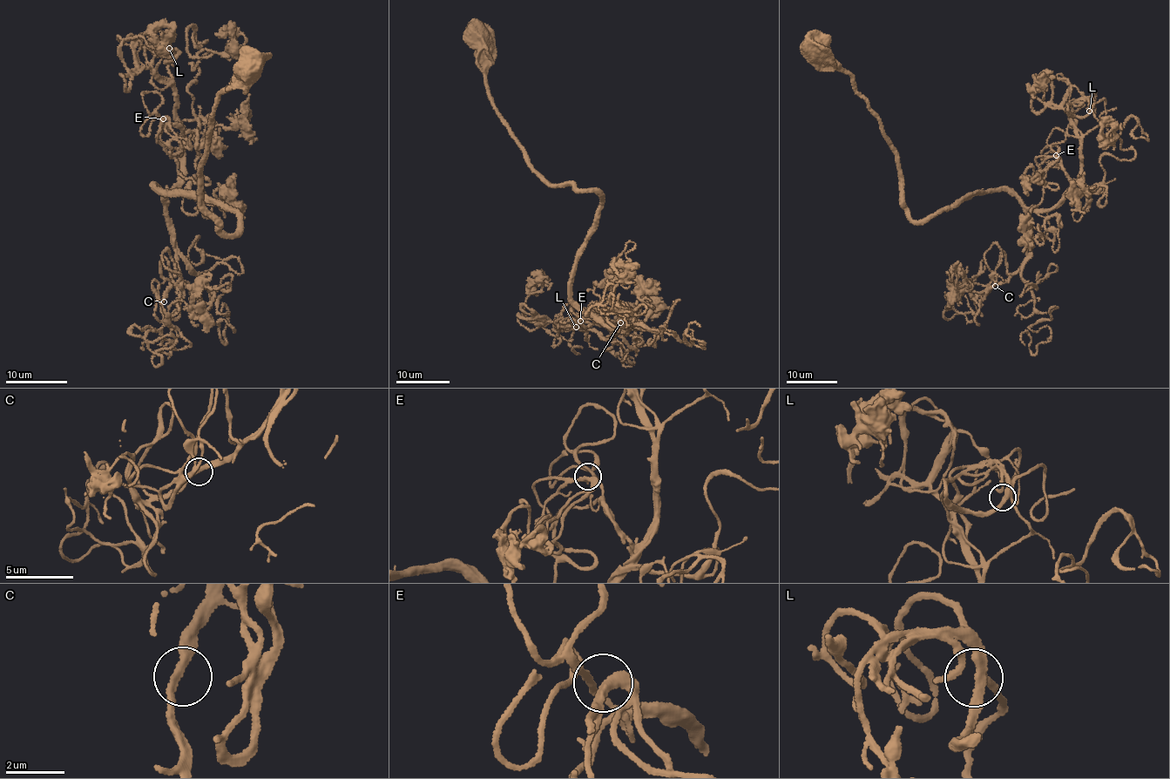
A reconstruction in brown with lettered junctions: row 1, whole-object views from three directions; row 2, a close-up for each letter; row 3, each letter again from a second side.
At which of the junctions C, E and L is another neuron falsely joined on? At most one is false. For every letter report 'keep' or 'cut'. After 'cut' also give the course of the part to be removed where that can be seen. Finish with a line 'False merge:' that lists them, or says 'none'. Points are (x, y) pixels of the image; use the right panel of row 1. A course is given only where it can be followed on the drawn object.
C: keep
E: keep
L: keep
False merge: none

